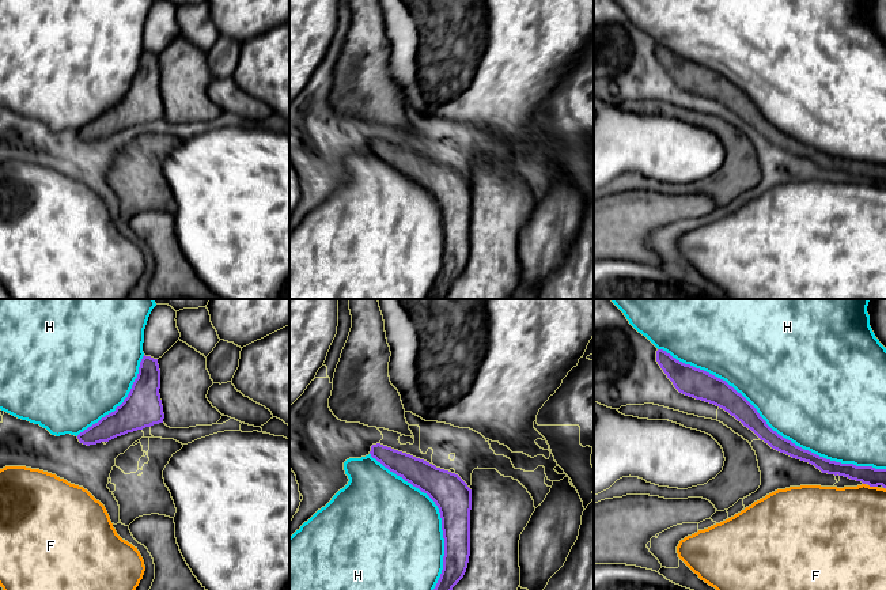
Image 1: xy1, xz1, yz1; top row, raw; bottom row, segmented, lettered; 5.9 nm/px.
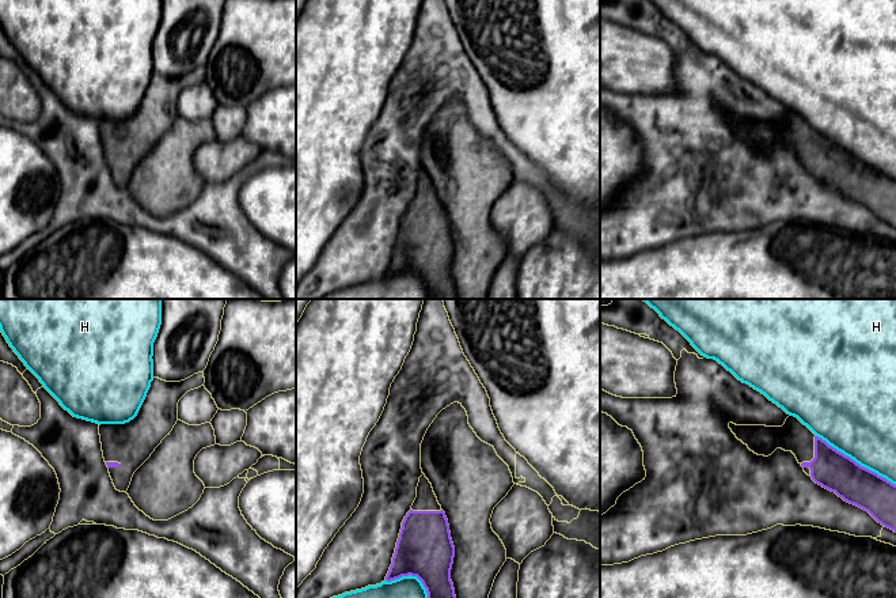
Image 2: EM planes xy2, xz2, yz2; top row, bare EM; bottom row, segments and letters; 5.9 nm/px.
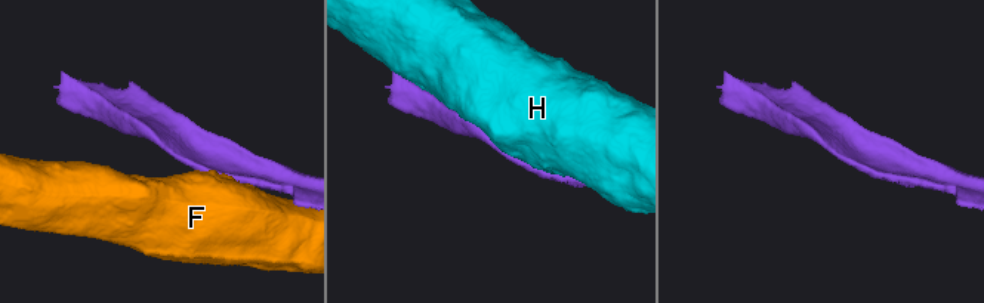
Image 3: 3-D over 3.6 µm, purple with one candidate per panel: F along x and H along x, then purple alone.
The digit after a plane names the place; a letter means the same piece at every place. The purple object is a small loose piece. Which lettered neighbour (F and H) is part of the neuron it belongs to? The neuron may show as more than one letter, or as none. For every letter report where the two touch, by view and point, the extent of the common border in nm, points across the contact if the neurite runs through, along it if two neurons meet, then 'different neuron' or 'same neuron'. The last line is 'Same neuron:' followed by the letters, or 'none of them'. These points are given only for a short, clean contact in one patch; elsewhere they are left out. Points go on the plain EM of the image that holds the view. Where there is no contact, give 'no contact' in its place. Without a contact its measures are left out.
F: yz1 (873, 181) | 60 nm | along yz1 (869, 180), (877, 182) | different neuron
H: yz1 (769, 123) | 1500 nm | different neuron
Same neuron: none of them

